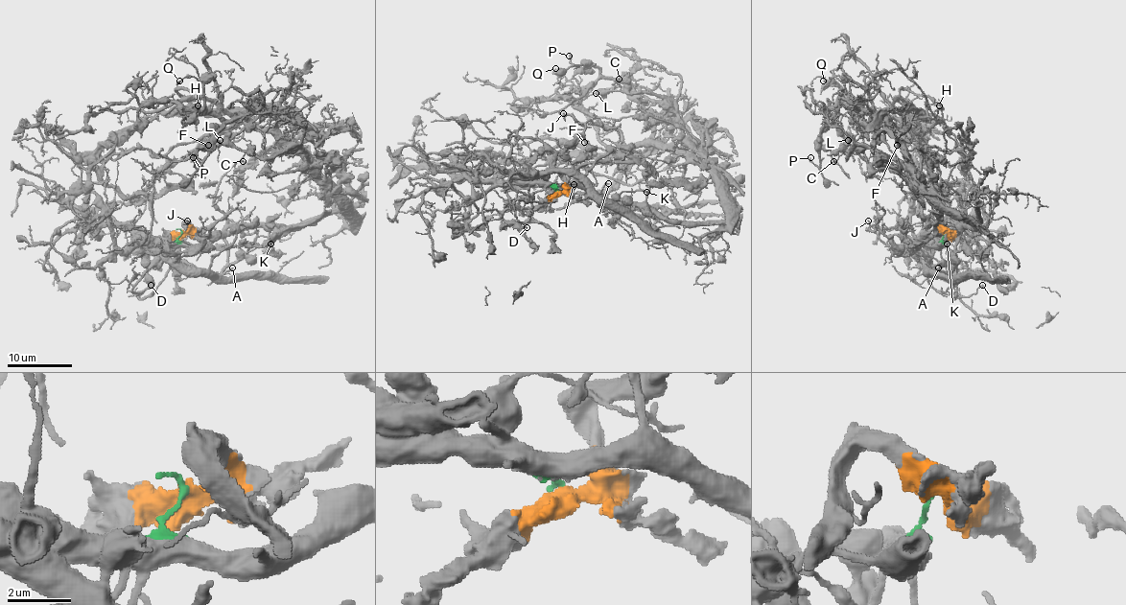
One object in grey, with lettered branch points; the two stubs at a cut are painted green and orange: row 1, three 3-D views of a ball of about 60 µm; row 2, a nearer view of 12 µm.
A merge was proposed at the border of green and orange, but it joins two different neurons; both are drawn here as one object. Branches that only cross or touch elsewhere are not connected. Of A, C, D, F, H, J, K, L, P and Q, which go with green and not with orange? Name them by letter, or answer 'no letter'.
A, C, D, F, H, J, K, L, P, Q

